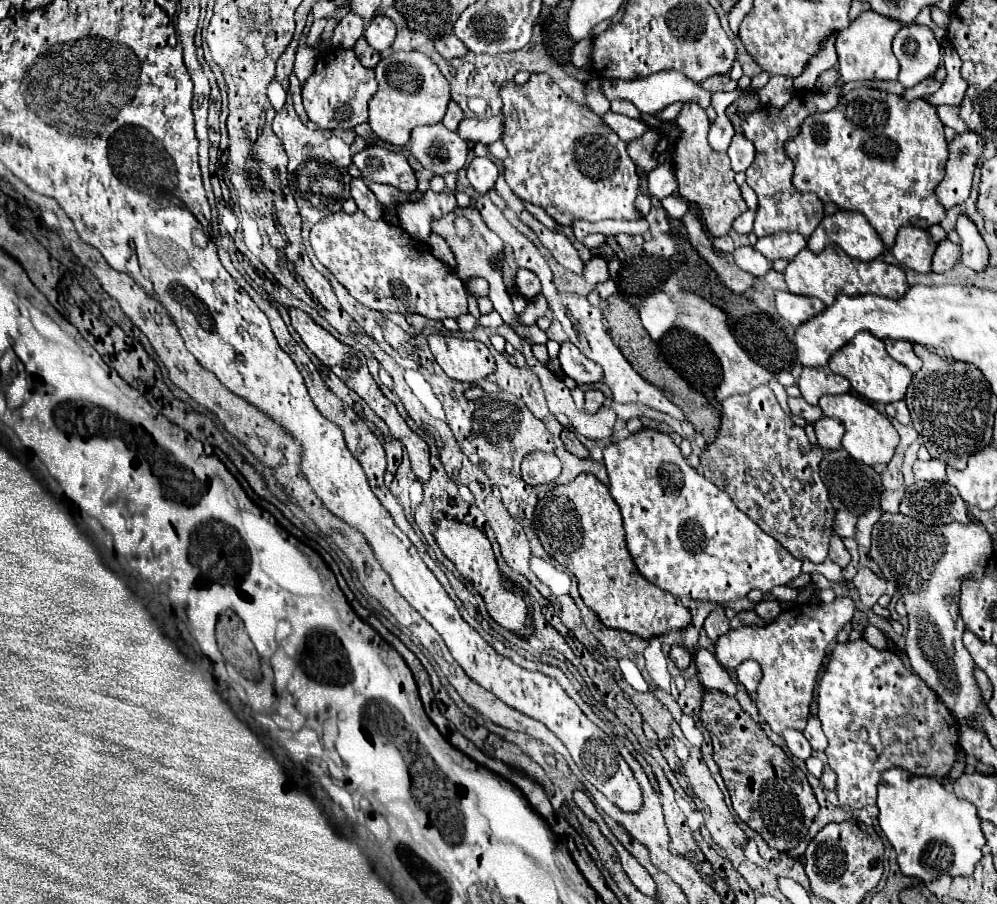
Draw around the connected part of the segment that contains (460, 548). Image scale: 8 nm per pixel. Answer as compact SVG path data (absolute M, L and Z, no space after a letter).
M442 519L434 531L434 539L436 539L436 545L440 547L440 551L456 565L458 573L464 579L468 579L474 585L474 589L480 593L490 617L496 623L500 623L502 627L506 627L508 631L514 631L514 633L520 631L528 617L528 607L524 603L524 591L516 585L508 587L508 589L502 585L502 575L498 571L488 537L472 525L464 525L456 519Z

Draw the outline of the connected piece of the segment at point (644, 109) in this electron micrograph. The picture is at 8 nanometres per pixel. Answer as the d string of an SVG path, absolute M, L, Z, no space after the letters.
M668 69L668 71L660 71L656 75L650 75L650 77L644 77L644 79L634 79L634 81L604 81L602 83L602 91L604 95L612 101L612 99L626 99L630 103L636 105L636 109L640 113L658 113L662 111L664 107L672 105L672 103L698 103L702 109L706 109L710 106L710 97L712 93L702 89L698 83L694 83L692 79L688 79L684 73L680 71L674 71L674 69Z

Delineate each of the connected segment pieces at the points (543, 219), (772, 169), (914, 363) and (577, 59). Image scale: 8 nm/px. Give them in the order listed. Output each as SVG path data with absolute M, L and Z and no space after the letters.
M524 205L524 207L526 207L526 211L528 211L532 217L535 217L549 229L555 230L557 228L558 224L541 207L536 205Z
M838 75L838 81L824 93L818 91L796 91L784 109L762 107L744 119L744 135L754 143L756 157L754 163L746 169L746 181L758 195L758 209L754 219L756 237L766 237L776 231L798 231L804 237L810 237L822 219L822 201L812 193L800 193L792 185L792 161L784 155L784 143L798 135L802 121L820 109L836 107L842 93L844 79Z
M886 339L886 351L896 359L900 361L902 365L906 365L912 373L916 373L920 369L920 357L914 353L912 349L912 343L910 341L892 341L892 339Z
M582 39L574 45L572 49L572 63L576 67L584 67L590 63L590 55L592 55L592 39Z

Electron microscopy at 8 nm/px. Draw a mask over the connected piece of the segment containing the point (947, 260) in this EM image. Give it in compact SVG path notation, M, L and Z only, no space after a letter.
M940 241L938 247L936 247L936 255L934 255L934 261L932 261L932 271L936 273L944 273L944 271L950 271L958 265L958 259L960 259L960 247L954 245L952 241Z

